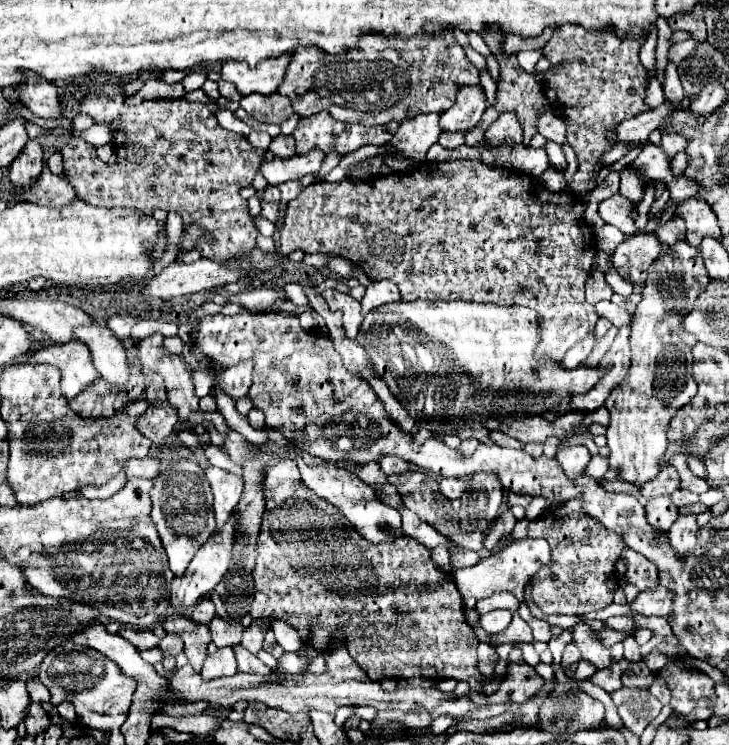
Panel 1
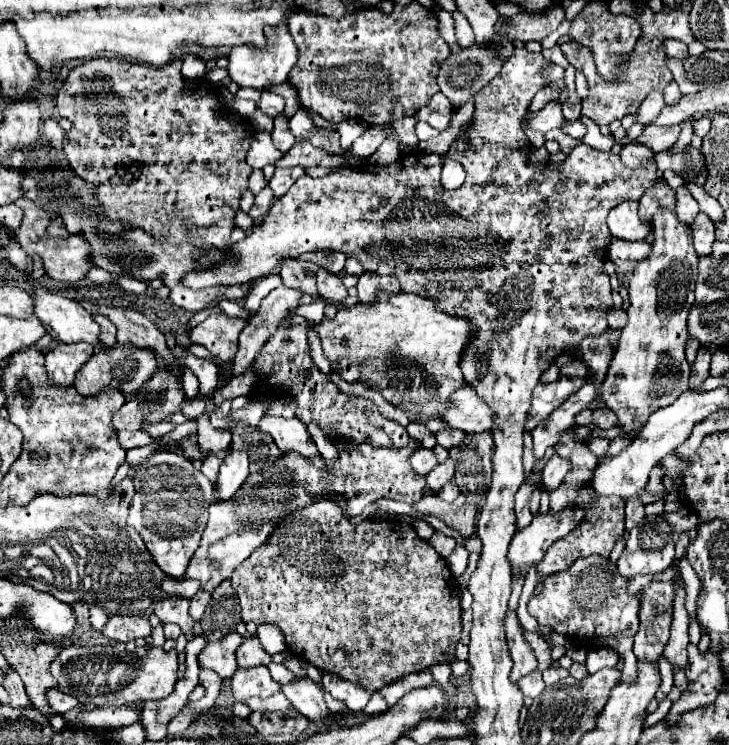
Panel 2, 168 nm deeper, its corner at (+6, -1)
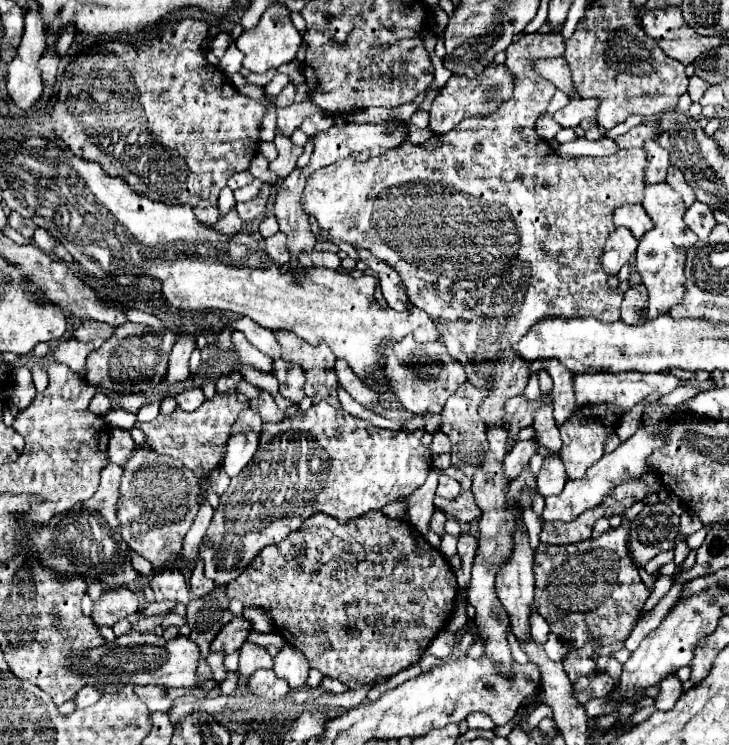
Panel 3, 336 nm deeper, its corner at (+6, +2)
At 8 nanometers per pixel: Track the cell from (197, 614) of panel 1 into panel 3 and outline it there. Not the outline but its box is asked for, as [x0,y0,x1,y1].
[190,560,216,598]

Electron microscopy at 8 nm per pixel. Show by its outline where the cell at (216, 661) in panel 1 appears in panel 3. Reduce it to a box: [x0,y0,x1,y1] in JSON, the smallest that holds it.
[210,618,252,654]

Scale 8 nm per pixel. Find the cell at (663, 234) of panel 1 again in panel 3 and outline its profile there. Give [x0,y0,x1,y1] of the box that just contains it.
[644,140,670,184]

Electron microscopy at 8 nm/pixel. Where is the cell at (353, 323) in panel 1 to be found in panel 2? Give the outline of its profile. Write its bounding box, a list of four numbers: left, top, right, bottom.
[316,267,348,301]

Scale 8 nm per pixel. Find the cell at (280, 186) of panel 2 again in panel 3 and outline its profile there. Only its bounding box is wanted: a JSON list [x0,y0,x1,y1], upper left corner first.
[270,136,302,180]

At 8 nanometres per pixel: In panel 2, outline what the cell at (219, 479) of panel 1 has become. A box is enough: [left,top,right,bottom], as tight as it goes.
[218,449,250,499]

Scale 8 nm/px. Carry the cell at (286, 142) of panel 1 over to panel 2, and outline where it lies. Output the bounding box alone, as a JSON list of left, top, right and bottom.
[272,113,294,151]

